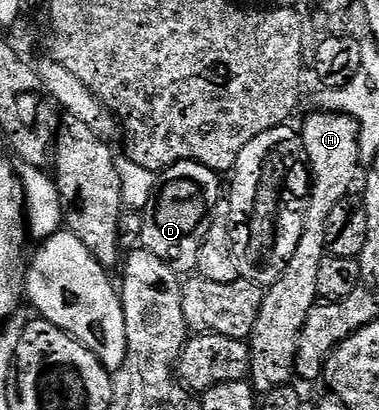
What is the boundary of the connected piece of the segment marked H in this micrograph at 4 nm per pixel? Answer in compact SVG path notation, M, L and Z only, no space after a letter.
M317 110L314 116L306 118L305 125L299 128L299 135L311 177L309 198L305 205L305 228L289 265L276 282L268 285L253 334L247 341L251 384L261 394L288 385L292 381L289 379L294 379L301 331L307 322L307 314L319 300L319 266L327 255L323 238L327 214L331 214L337 203L350 195L349 187L357 176L357 160L362 159L359 129L352 116L332 110Z

